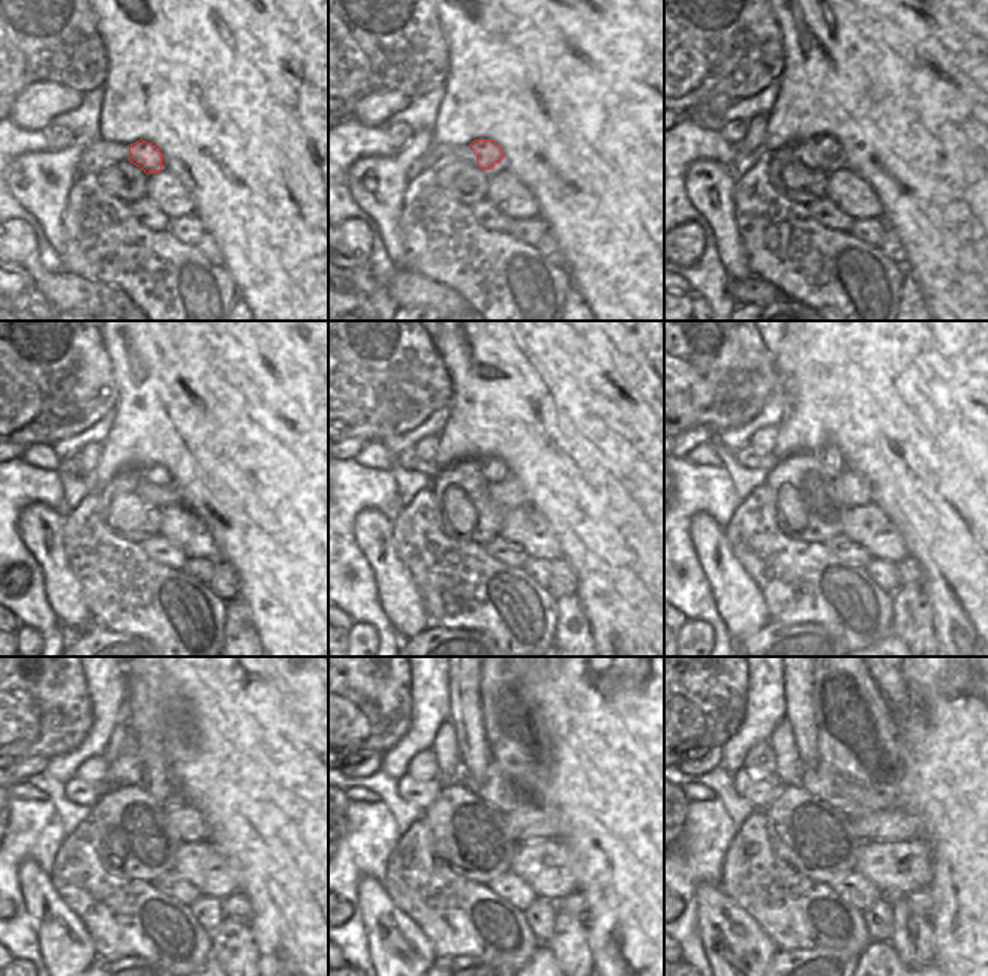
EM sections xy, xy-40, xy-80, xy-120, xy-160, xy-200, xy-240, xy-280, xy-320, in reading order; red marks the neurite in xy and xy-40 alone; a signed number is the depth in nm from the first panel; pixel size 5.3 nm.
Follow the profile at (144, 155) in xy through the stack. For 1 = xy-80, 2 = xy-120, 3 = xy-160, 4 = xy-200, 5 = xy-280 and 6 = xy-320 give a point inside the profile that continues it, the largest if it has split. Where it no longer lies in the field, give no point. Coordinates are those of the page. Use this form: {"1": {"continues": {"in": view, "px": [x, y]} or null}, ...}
{"1": {"continues": {"in": "xy-80", "px": [826, 146]}}, "2": {"continues": {"in": "xy-120", "px": [156, 474]}}, "3": {"continues": {"in": "xy-160", "px": [494, 468]}}, "4": {"continues": {"in": "xy-200", "px": [829, 456]}}, "5": {"continues": {"in": "xy-280", "px": [465, 714]}}, "6": {"continues": {"in": "xy-320", "px": [798, 687]}}}

